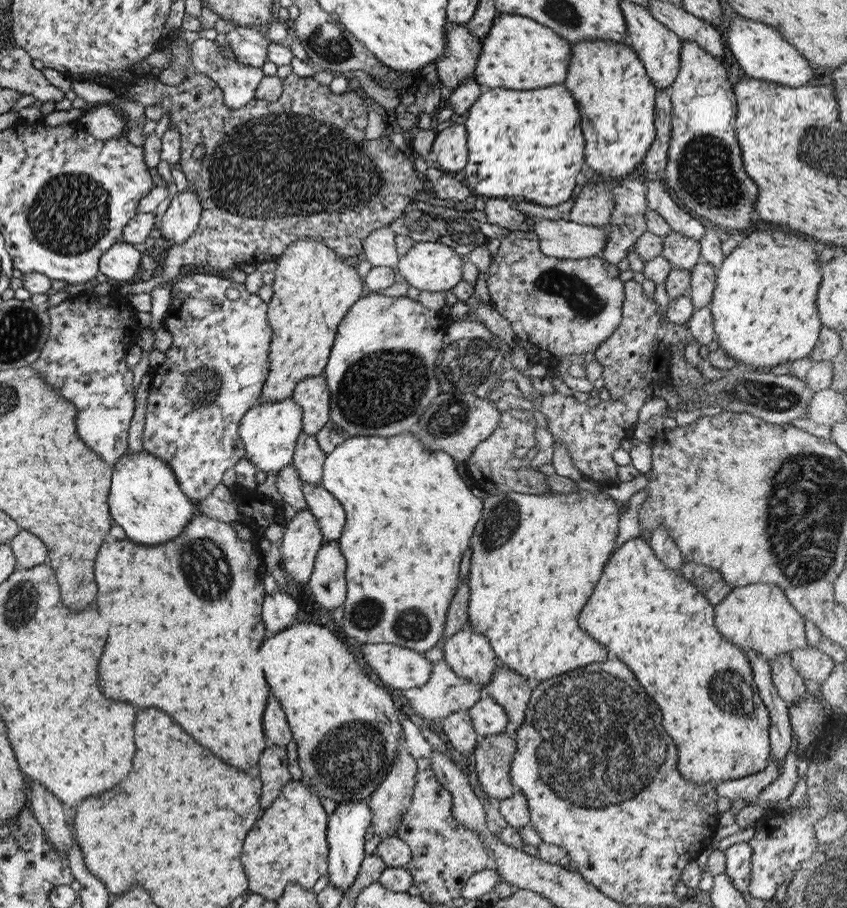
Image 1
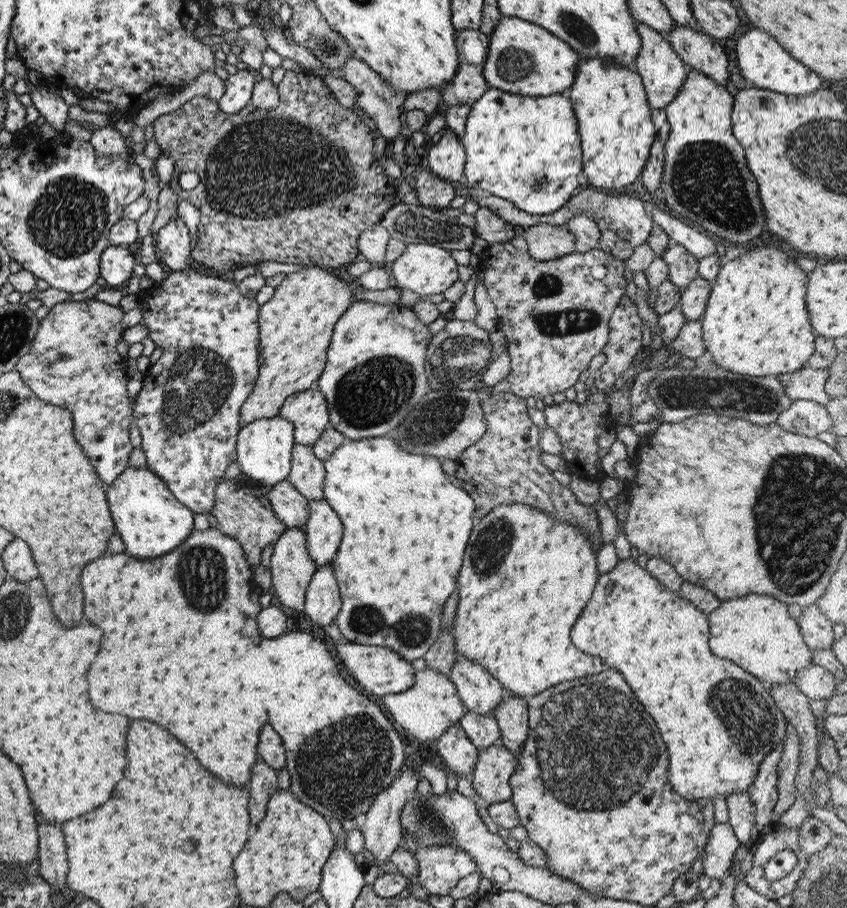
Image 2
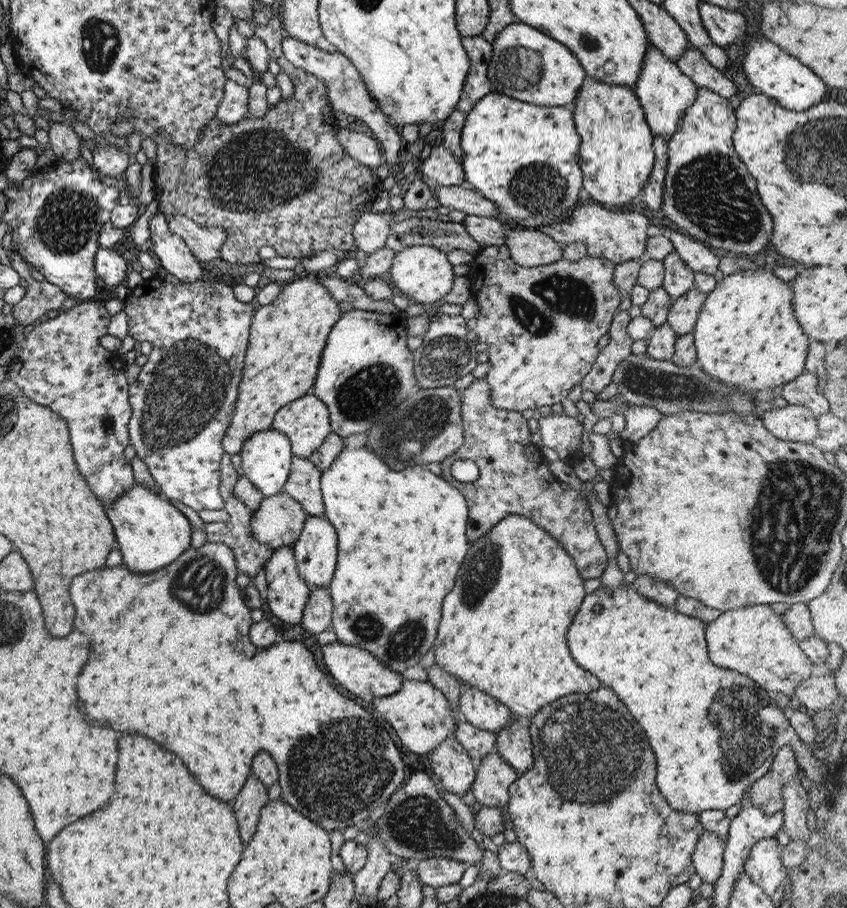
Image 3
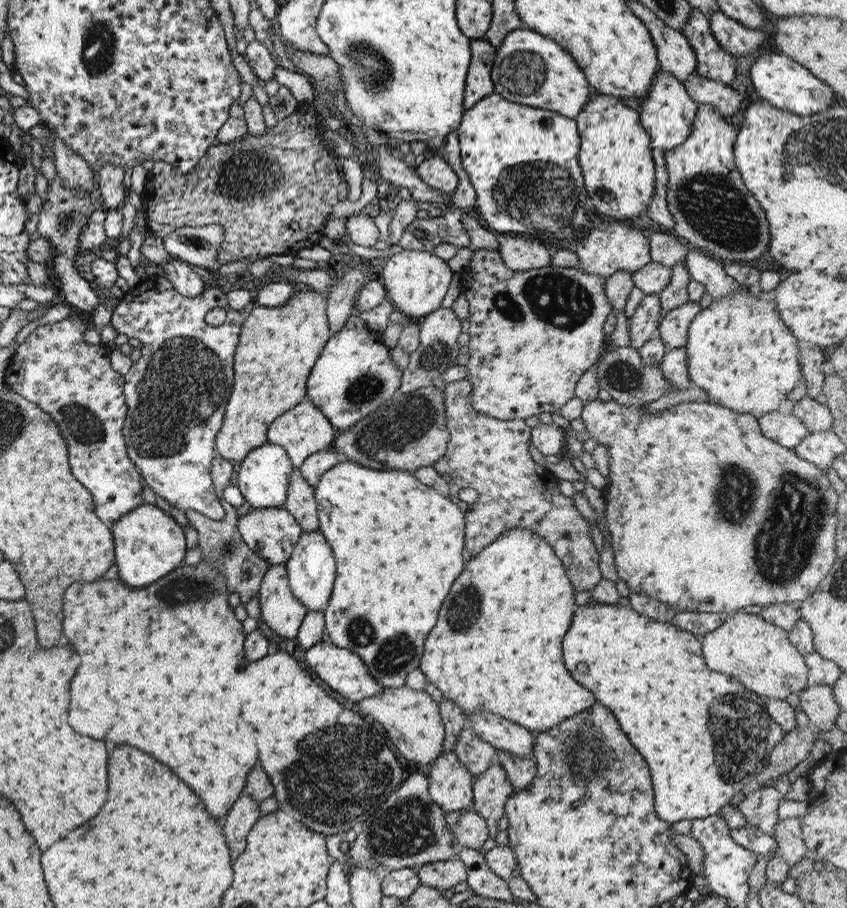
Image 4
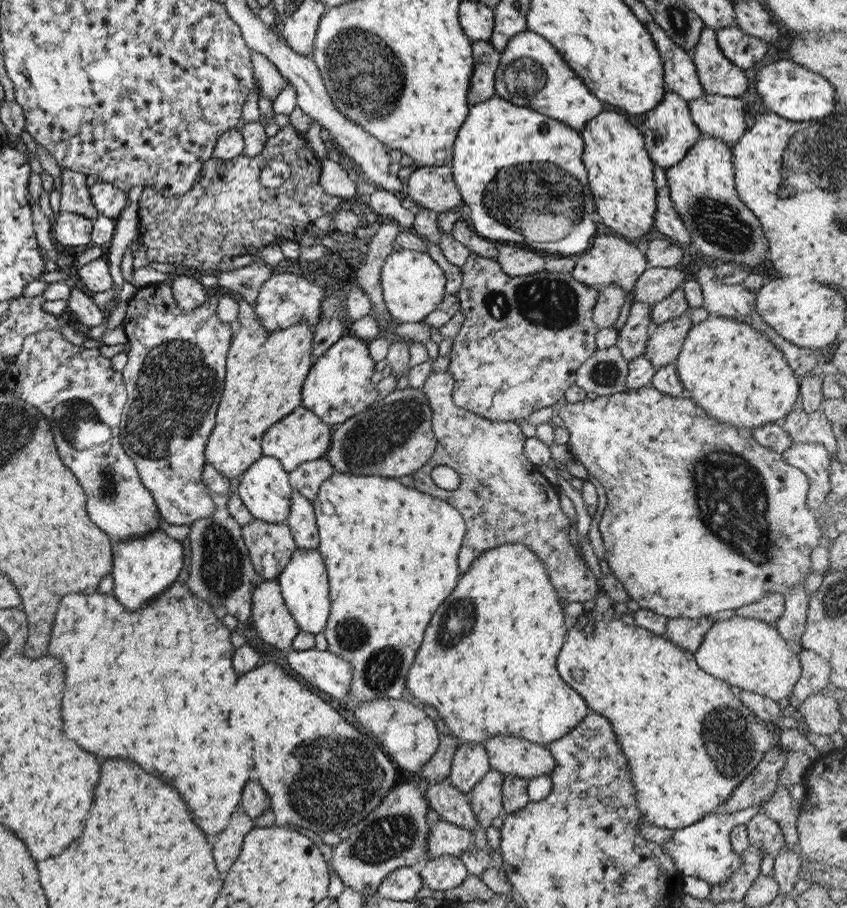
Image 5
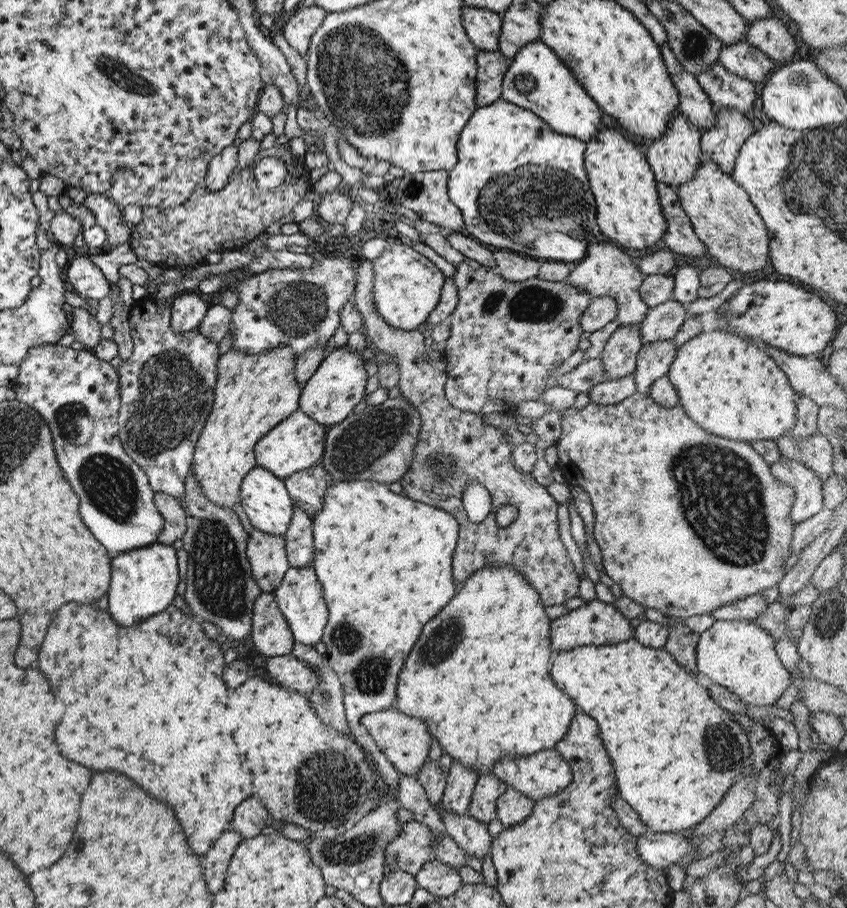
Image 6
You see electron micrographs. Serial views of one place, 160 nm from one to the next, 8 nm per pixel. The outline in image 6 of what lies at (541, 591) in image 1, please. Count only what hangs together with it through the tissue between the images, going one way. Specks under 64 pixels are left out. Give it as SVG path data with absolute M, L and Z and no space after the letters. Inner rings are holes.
M510 564L491 565L473 571L464 581L461 590L447 602L437 616L433 616L421 630L419 640L413 644L405 664L397 675L395 685L395 701L393 707L397 707L402 713L410 717L417 717L423 721L430 740L439 742L443 754L448 754L453 761L459 761L462 765L476 770L479 775L488 774L493 764L501 757L509 755L527 756L529 753L551 749L565 735L571 719L577 714L575 704L567 694L563 694L549 676L552 666L552 646L550 645L550 619L545 614L537 591L529 584L529 581Z

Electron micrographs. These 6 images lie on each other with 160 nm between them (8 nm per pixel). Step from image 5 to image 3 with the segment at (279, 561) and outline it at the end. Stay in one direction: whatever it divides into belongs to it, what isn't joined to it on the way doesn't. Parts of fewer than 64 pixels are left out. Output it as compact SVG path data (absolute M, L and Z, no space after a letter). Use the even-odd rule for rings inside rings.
M281 490L273 496L263 497L259 507L254 510L250 520L250 529L255 540L269 545L273 550L283 545L291 546L301 532L307 514L301 505L285 491Z

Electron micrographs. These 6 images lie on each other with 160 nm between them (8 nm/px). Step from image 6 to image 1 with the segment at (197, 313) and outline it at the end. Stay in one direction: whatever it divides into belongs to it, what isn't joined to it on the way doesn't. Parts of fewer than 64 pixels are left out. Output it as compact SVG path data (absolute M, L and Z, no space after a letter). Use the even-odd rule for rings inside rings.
M187 186L181 194L176 194L169 200L167 210L165 210L163 216L159 217L158 231L163 239L168 240L172 246L177 246L176 244L183 243L184 240L187 240L193 234L197 223L199 223L200 215L201 206L199 206L199 200L197 200L193 189Z

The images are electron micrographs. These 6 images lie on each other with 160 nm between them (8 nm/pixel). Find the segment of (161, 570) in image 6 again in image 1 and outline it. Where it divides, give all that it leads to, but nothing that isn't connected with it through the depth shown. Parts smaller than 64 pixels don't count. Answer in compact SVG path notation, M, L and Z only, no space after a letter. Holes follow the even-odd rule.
M127 449L112 467L106 498L108 511L125 536L137 544L153 546L171 540L199 512L198 503L185 496L171 468L161 461L145 449L135 453Z

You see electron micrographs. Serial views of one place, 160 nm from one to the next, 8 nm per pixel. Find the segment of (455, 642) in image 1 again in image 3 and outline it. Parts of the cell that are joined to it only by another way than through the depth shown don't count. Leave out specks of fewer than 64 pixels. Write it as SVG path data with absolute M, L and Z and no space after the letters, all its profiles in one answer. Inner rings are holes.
M462 685L461 696L459 696L459 714L461 721L467 721L469 724L472 724L473 728L479 728L479 730L485 730L485 732L491 732L494 735L499 730L503 730L505 726L509 726L508 722L512 716L501 702L497 702L489 694L477 692L477 688L465 685Z

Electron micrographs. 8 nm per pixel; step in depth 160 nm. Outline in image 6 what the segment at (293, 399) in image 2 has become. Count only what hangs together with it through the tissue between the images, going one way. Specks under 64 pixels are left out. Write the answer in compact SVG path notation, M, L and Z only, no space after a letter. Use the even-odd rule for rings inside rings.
M293 411L286 416L279 424L269 429L253 447L254 459L257 466L267 469L278 479L283 480L286 476L310 468L319 463L323 454L324 438L327 431L326 425L317 424L304 412Z

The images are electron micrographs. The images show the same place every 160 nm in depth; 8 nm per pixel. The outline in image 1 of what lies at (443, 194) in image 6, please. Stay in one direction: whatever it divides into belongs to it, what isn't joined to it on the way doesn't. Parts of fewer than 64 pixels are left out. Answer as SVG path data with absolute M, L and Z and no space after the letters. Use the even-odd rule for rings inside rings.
M452 123L437 132L432 142L431 155L437 168L450 175L458 176L467 160L466 128Z

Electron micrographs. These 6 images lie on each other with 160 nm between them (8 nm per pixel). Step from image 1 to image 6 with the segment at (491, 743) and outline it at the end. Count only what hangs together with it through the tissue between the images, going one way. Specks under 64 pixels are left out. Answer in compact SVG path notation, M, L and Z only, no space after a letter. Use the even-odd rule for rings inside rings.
M491 773L478 775L466 814L486 824L496 819L496 798L506 788L507 785Z

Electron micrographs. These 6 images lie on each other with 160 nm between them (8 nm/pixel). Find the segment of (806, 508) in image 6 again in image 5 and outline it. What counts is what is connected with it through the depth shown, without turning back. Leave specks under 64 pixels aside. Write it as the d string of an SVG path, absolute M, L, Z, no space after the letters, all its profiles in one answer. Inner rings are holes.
M792 443L782 452L787 464L801 470L809 486L806 505L812 511L819 508L830 494L829 468L830 456L827 449L819 443Z

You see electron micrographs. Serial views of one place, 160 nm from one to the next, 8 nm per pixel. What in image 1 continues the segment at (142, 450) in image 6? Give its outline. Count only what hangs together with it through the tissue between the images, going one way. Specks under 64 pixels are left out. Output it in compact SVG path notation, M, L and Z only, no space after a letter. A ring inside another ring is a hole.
M187 273L183 276L179 275L170 282L170 304L165 314L162 316L161 327L171 335L171 346L164 352L165 360L163 363L152 368L149 372L151 376L150 387L147 397L147 407L144 413L144 425L142 431L142 448L149 451L153 456L160 458L171 468L176 476L179 488L195 503L202 501L217 484L221 483L221 475L225 470L232 467L244 458L245 447L238 435L238 424L241 417L258 401L262 384L265 382L269 368L269 345L271 340L271 328L267 322L266 306L256 293L250 293L243 283L233 282L231 279L225 279L215 275L207 275L204 273ZM227 288L235 288L239 292L239 296L235 300L229 300L225 297Z

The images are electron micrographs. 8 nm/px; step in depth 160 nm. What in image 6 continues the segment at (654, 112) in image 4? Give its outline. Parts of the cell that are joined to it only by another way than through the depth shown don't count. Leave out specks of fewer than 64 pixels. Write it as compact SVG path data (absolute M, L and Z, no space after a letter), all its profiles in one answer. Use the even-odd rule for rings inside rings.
M673 109L669 115L666 131L648 146L645 156L647 164L651 167L651 172L655 175L655 180L677 190L677 186L685 184L693 176L697 163L703 156L700 149L701 132L677 109Z

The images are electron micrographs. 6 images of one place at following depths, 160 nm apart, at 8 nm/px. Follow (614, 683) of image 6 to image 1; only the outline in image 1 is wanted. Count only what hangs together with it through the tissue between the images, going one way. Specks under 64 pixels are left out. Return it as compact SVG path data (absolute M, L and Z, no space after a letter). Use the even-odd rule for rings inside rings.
M630 538L610 554L601 576L593 587L589 600L585 601L579 611L578 623L582 631L585 631L593 640L599 642L601 646L607 648L615 658L619 658L633 672L633 676L637 678L641 688L645 688L647 696L651 696L651 700L657 704L657 708L663 714L663 728L673 738L673 742L677 746L676 769L685 780L690 780L692 783L707 783L713 786L720 780L743 778L762 771L766 767L770 756L768 732L770 718L767 708L759 700L758 688L755 688L755 684L751 680L752 672L746 656L732 642L720 635L714 625L714 607L709 604L709 601L699 594L693 583L685 580L677 570L665 568L665 565L661 564L661 561L654 555L650 543L645 542L644 538Z

